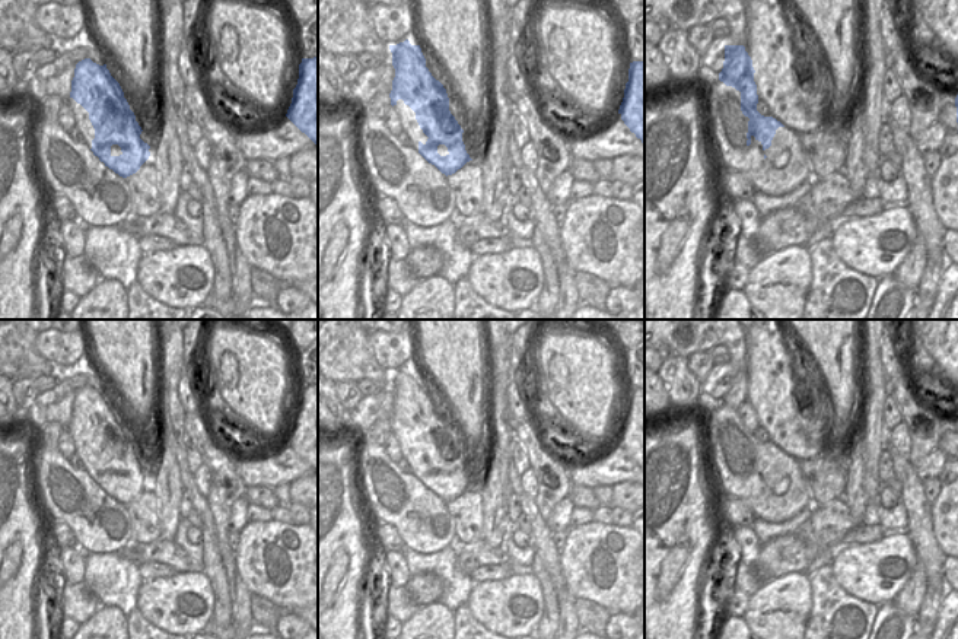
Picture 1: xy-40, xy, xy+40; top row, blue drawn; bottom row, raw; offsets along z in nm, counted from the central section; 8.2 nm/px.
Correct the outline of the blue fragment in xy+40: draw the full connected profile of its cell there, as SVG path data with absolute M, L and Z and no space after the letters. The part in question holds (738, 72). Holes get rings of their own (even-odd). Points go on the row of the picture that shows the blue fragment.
M736 0L741 13L742 31L745 34L744 45L725 45L723 69L719 73L719 80L726 86L732 86L741 92L741 111L748 121L747 146L751 144L754 136L763 144L763 150L771 146L771 140L779 127L787 127L792 133L805 133L809 127L803 123L809 118L806 111L792 114L787 109L774 109L771 117L764 117L757 111L758 89L757 73L754 64L773 64L774 57L780 50L784 50L783 32L774 31L760 36L751 35L747 18L747 3Z

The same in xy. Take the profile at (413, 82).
M420 3L413 4L414 29L417 45L408 39L389 45L395 77L389 93L391 105L402 99L416 112L416 120L429 137L423 144L418 142L418 153L442 174L452 175L467 162L472 160L465 150L462 133L478 133L481 112L465 114L452 109L443 85L427 69L427 63L446 64L453 50L458 50L456 32L439 34L437 38L424 38L420 18Z

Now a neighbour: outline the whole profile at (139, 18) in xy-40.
M111 0L115 20L131 34L133 53L157 57L157 15L153 0Z

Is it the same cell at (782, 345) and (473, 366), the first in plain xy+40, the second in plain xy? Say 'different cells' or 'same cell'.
same cell

